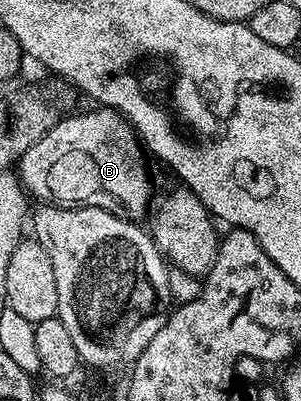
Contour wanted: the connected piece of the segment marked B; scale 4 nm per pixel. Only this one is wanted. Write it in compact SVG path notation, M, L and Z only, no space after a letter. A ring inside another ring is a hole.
M99 106L94 110L96 112L83 112L80 116L64 115L59 123L53 126L53 130L33 142L33 146L25 150L17 165L19 181L26 188L28 197L35 199L36 196L39 202L47 206L100 208L132 222L142 221L142 216L148 215L147 207L151 204L151 180L147 177L146 166L139 161L140 149L137 147L133 129L127 118L114 112L112 108Z

